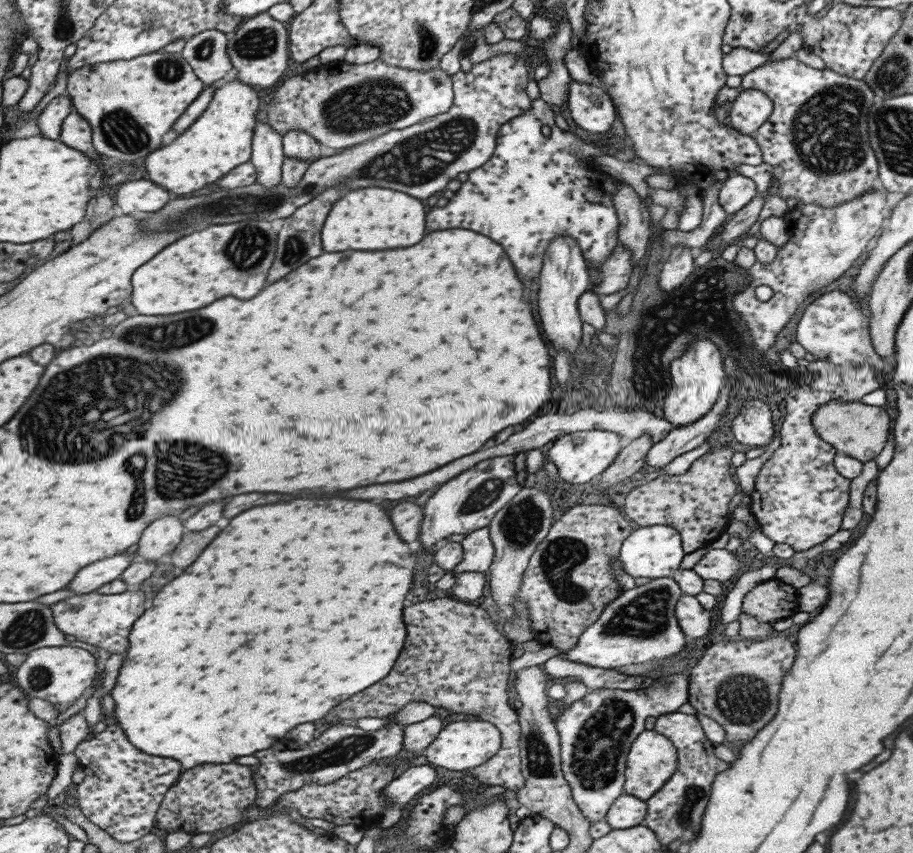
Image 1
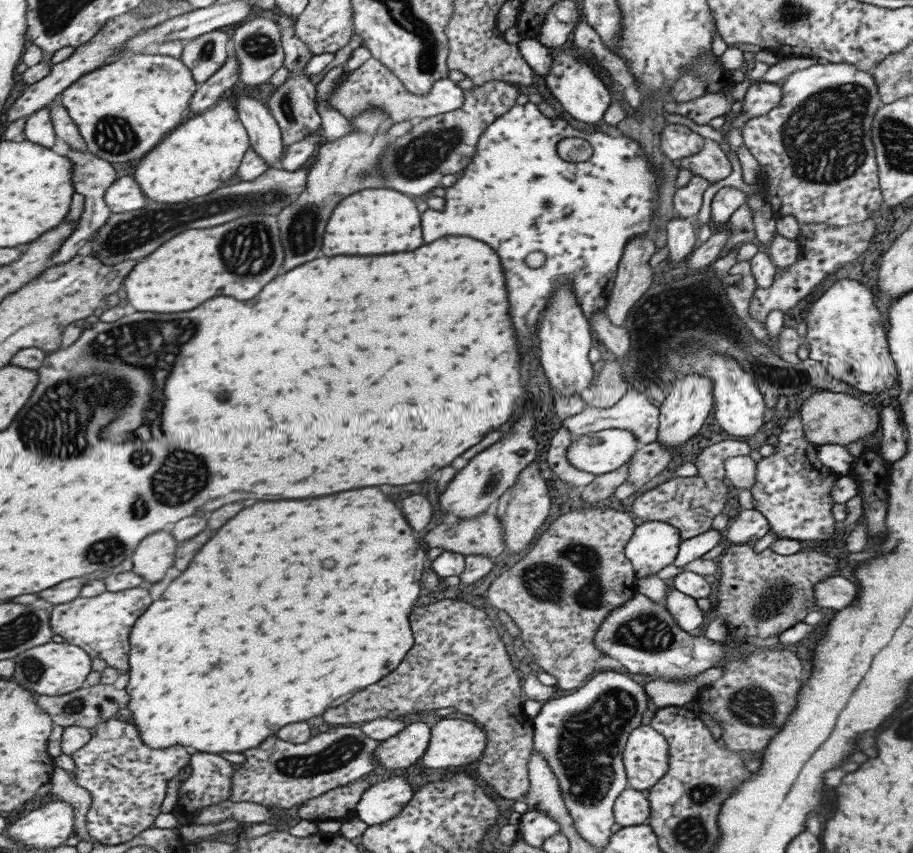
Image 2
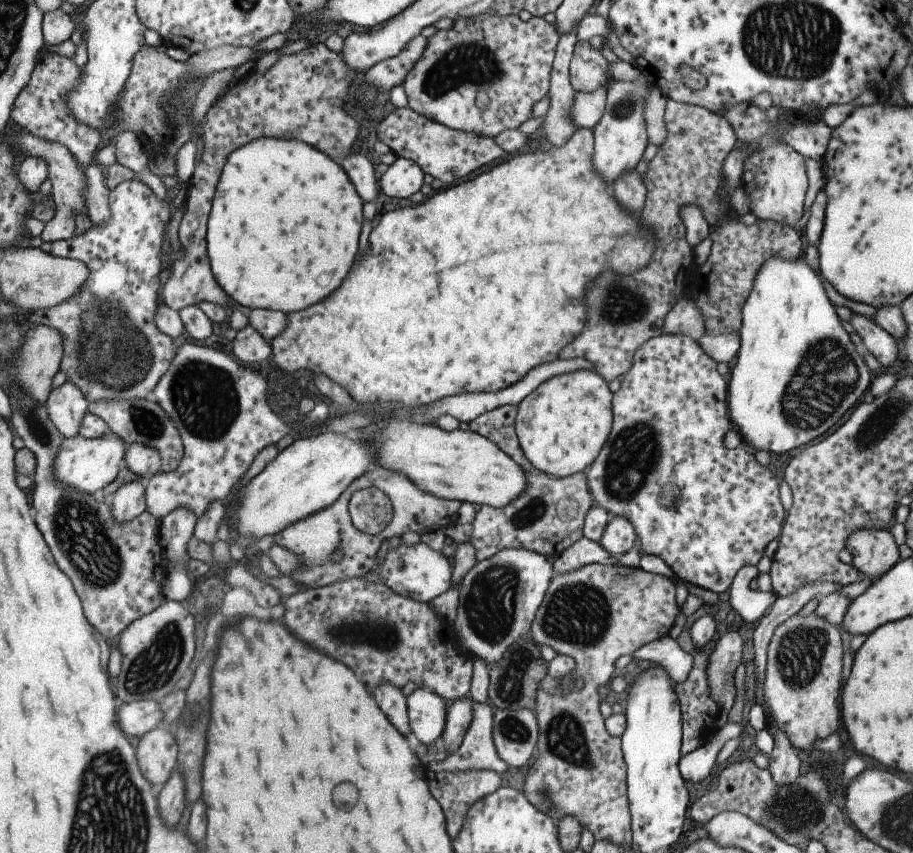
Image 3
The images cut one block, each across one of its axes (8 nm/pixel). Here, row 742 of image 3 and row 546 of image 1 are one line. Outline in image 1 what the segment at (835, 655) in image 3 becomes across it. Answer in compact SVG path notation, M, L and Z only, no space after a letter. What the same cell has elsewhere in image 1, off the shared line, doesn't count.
M815 359L809 364L808 368L813 374L811 382L787 392L783 399L785 415L780 430L777 432L779 446L761 465L754 480L754 490L748 494L749 502L747 505L751 516L765 537L770 538L774 543L789 545L795 552L807 550L815 544L821 544L840 530L842 516L849 502L848 486L850 482L841 476L833 466L832 460L836 450L830 444L823 442L813 430L810 421L813 411L816 411L821 405L833 401L857 402L865 394L879 389L874 379L875 374L867 362L862 362L859 366L842 366Z

